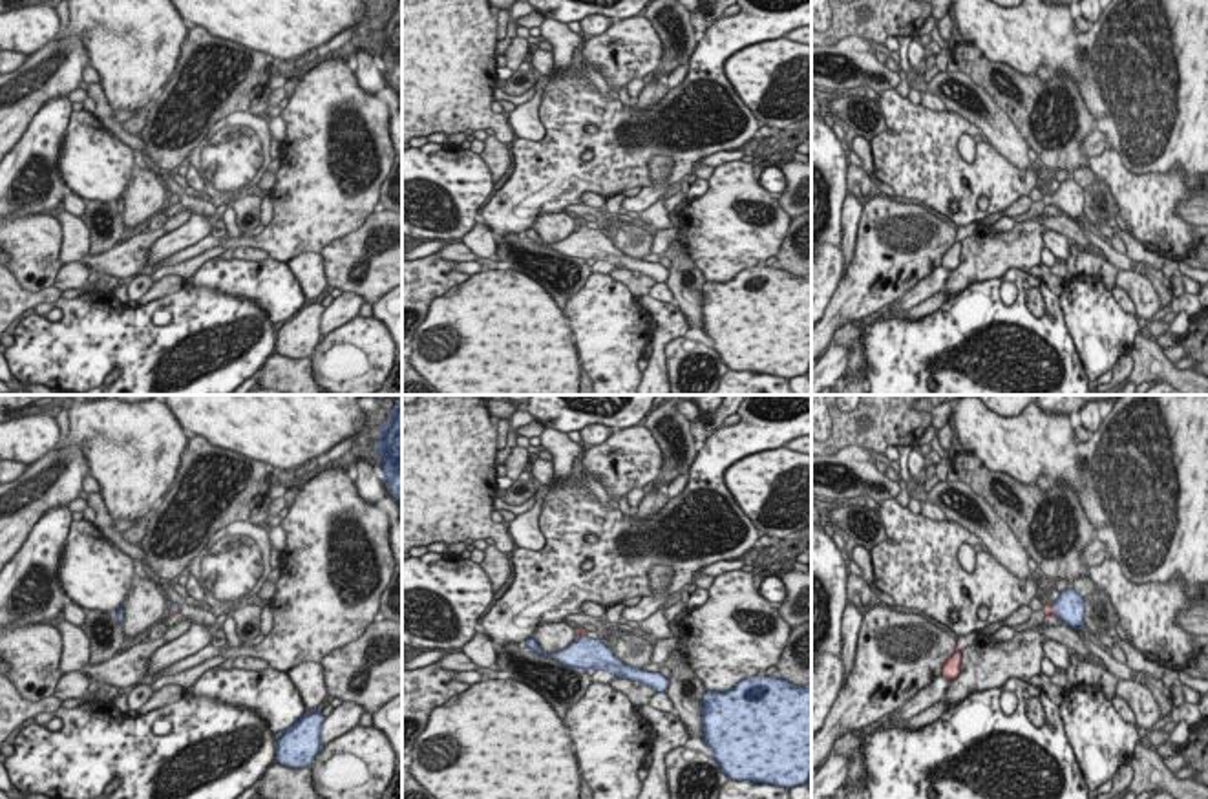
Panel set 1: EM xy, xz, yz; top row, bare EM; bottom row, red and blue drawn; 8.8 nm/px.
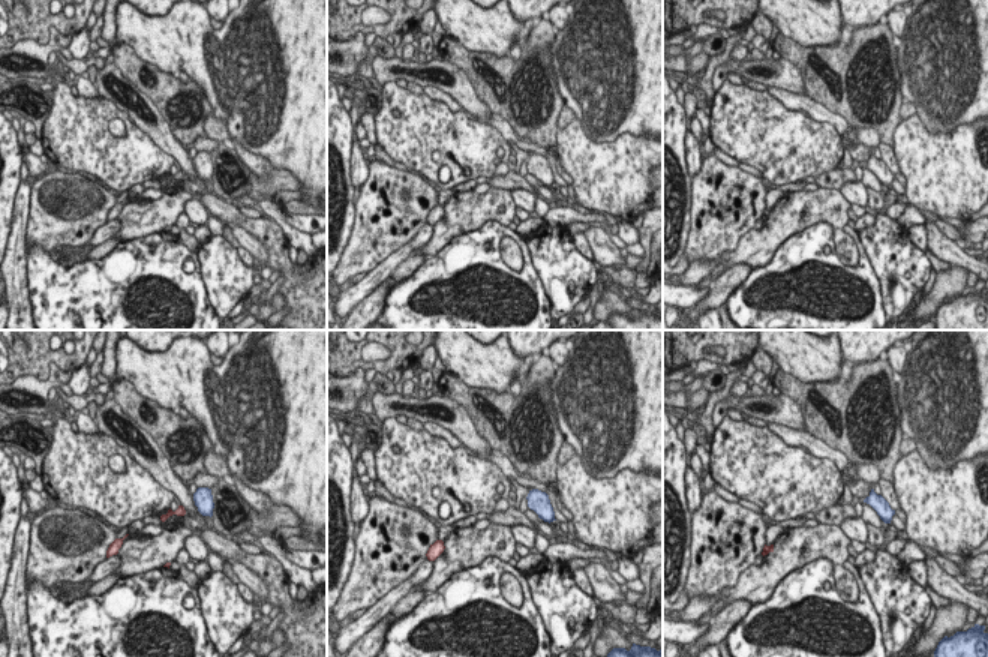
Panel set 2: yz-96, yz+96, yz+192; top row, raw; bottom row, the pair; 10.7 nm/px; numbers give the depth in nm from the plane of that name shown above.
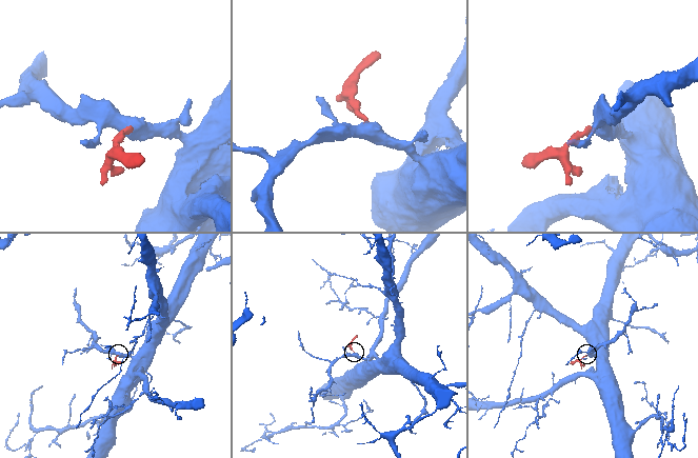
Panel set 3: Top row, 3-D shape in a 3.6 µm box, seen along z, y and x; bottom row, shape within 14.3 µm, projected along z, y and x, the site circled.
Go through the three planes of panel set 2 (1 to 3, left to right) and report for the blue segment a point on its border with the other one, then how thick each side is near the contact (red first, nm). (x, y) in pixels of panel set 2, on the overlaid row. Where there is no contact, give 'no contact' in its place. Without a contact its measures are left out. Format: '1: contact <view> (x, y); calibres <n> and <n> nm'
1: no contact
2: no contact
3: no contact

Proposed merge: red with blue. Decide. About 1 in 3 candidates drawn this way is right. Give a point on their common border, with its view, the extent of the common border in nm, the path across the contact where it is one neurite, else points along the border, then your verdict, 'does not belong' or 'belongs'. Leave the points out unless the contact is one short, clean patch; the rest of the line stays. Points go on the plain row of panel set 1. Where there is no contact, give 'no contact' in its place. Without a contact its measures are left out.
meets red in yz at (1053, 202); contact 110 nm long; runs through yz (1048, 198), (1053, 202), (1070, 196); belongs

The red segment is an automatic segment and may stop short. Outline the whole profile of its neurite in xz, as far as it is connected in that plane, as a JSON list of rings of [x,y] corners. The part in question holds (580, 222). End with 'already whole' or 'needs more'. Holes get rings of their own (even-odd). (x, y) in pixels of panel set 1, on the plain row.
[[[579,216],[576,218],[576,223],[579,225],[579,229],[572,232],[567,240],[561,240],[557,243],[541,241],[534,229],[525,230],[523,234],[534,243],[550,247],[570,258],[581,258],[585,261],[588,258],[594,258],[596,261],[601,260],[612,263],[614,269],[621,265],[630,272],[638,271],[640,274],[652,278],[656,283],[667,282],[669,271],[663,265],[623,254],[612,245],[612,241],[603,234],[603,230],[588,229],[587,221]]]; needs more

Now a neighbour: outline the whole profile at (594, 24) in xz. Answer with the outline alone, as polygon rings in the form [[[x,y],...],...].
[[[588,15],[587,18],[579,20],[581,33],[588,37],[598,37],[605,33],[605,29],[612,24],[614,20],[603,15]]]

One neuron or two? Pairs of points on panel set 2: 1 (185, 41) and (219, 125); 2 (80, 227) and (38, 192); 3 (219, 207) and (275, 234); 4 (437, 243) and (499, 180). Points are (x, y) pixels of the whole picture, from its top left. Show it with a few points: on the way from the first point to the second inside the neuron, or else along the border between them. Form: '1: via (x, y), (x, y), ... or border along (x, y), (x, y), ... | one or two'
1: border along (212, 114), (225, 123), (230, 134) | two
2: via (69, 216), (48, 195) | one
3: via (233, 216), (261, 227) | one
4: border along (491, 186), (510, 191) | two

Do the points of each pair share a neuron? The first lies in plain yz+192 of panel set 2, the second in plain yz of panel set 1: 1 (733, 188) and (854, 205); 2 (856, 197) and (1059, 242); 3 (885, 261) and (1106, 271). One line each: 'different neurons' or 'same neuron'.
1: different neurons
2: same neuron
3: different neurons

